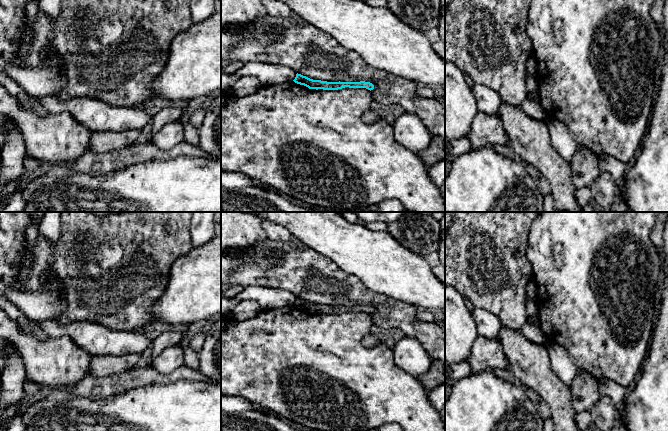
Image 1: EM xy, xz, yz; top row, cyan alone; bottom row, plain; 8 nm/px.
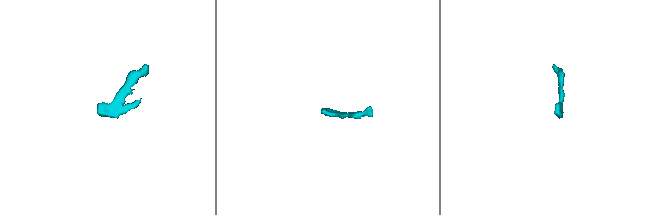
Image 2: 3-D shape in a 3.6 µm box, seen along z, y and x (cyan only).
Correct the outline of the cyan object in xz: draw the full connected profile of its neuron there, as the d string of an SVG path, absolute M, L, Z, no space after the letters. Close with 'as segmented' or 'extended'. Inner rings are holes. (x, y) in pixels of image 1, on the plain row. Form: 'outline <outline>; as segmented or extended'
outline M296 298L295 307L304 309L309 313L323 313L323 314L338 314L345 311L349 312L366 312L368 314L373 314L374 309L370 306L360 305L360 306L327 306L321 304L313 304L301 298Z; as segmented

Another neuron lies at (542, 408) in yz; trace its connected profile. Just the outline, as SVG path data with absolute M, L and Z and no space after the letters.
M526 390L526 395L534 404L538 414L540 417L545 420L547 418L551 418L551 411L545 401L541 398L541 396L532 390Z

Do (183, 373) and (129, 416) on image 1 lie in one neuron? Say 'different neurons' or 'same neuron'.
different neurons

